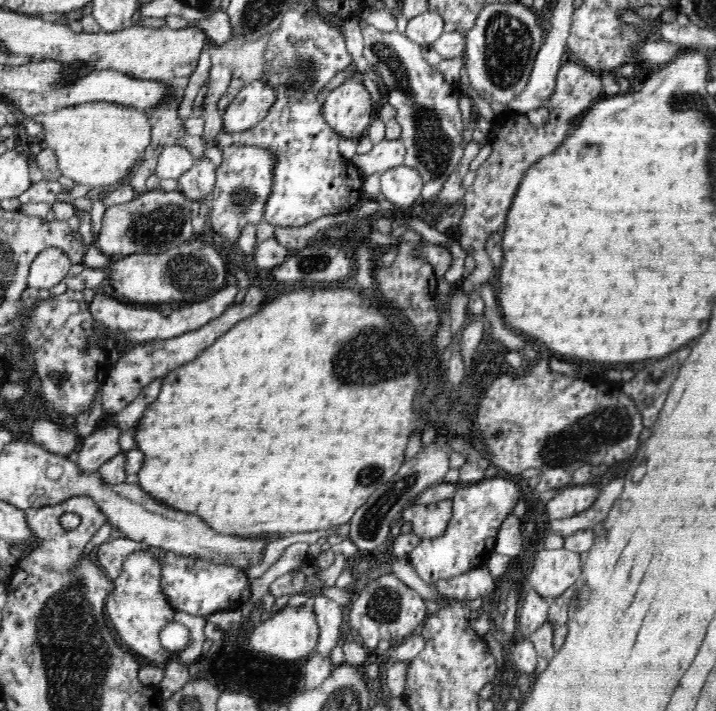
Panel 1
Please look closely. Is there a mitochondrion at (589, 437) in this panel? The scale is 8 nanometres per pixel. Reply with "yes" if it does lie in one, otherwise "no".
yes

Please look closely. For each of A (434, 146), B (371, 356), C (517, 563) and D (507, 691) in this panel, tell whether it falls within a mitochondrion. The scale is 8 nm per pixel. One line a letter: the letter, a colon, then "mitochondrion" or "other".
A: mitochondrion
B: mitochondrion
C: other
D: mitochondrion

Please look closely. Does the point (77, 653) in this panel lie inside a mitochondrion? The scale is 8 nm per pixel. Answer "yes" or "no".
yes

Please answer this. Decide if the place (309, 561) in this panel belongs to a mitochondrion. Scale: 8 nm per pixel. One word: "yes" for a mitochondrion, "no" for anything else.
no

